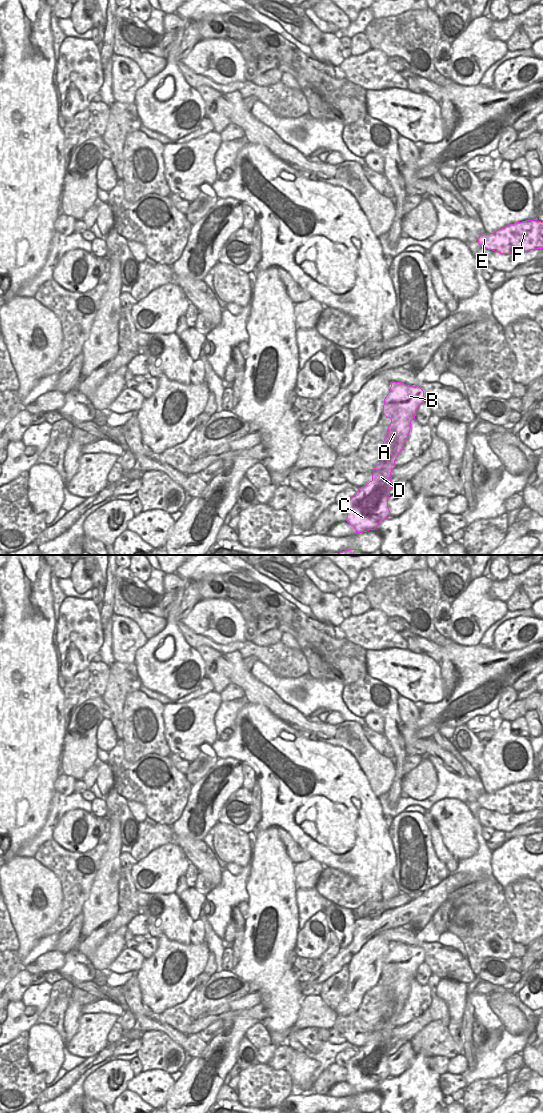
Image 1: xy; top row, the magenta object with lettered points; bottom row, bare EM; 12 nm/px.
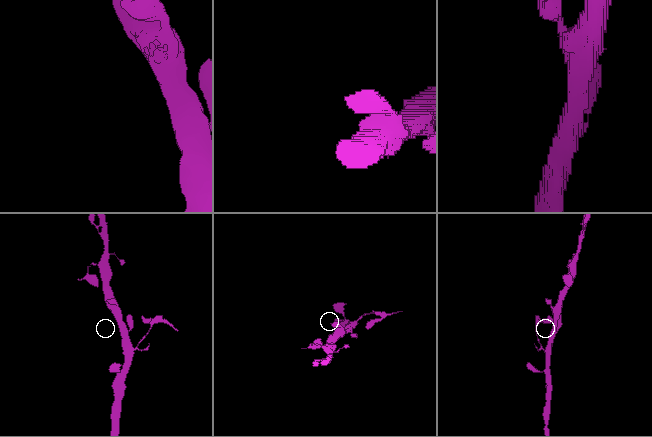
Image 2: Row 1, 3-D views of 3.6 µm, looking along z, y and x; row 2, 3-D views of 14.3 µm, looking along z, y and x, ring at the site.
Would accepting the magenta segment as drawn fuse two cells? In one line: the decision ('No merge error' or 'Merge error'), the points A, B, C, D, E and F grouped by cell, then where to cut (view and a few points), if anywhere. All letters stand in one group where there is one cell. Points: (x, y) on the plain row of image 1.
Merge error. Groups: A B C D / E F. Split along xy (415, 947), (420, 949).

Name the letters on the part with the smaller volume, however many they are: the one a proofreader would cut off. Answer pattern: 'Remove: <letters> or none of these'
Remove: E, F

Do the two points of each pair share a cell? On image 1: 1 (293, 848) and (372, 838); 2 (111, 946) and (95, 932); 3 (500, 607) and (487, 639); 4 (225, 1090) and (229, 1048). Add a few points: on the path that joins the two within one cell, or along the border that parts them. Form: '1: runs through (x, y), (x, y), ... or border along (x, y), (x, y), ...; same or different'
1: border along (285, 830), (311, 857); different
2: border along (109, 934), (97, 947), (96, 951), (88, 957); different
3: border along (508, 611), (486, 630), (480, 642); different
4: border along (223, 1083), (218, 1091), (216, 1100); different

